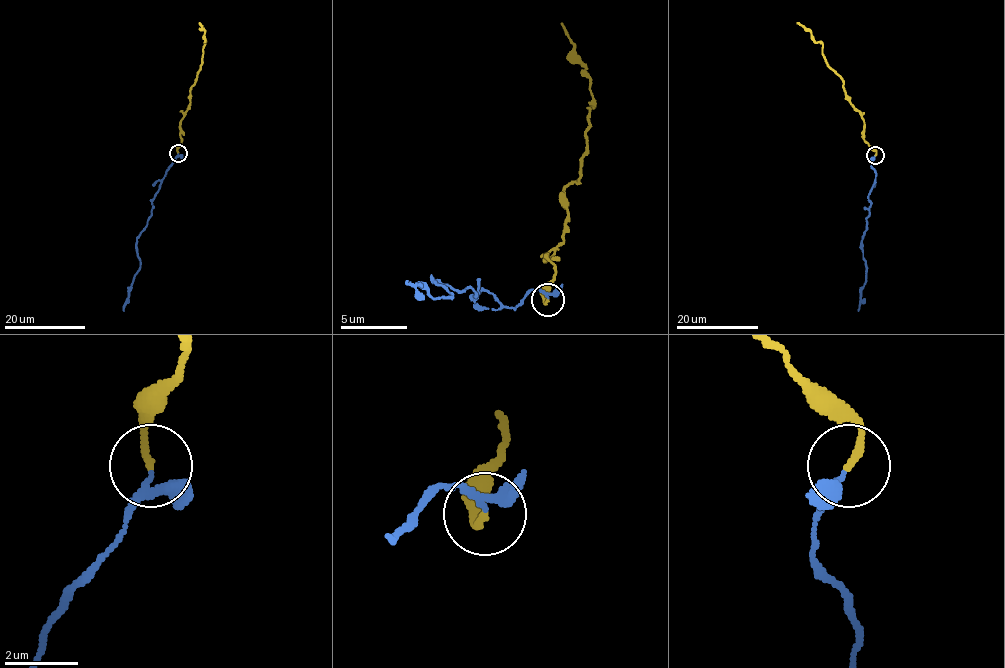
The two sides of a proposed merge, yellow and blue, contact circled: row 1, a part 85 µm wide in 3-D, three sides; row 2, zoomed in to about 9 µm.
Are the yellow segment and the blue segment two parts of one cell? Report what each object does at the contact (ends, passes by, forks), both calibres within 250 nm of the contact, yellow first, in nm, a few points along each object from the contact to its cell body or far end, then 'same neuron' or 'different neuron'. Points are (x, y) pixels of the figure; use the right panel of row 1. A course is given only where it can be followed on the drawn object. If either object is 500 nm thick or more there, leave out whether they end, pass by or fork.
yellow ends there; blue passes by; 190 nm thick on the yellow side, 160 nm on the other; yellow runs (874, 155), (863, 139), (864, 120), (850, 102), (842, 79), (827, 64), (822, 44), (796, 23); blue runs (874, 156), (871, 166), (875, 179), (869, 195), (869, 215), (862, 240), (866, 281), (858, 311); same neuron

